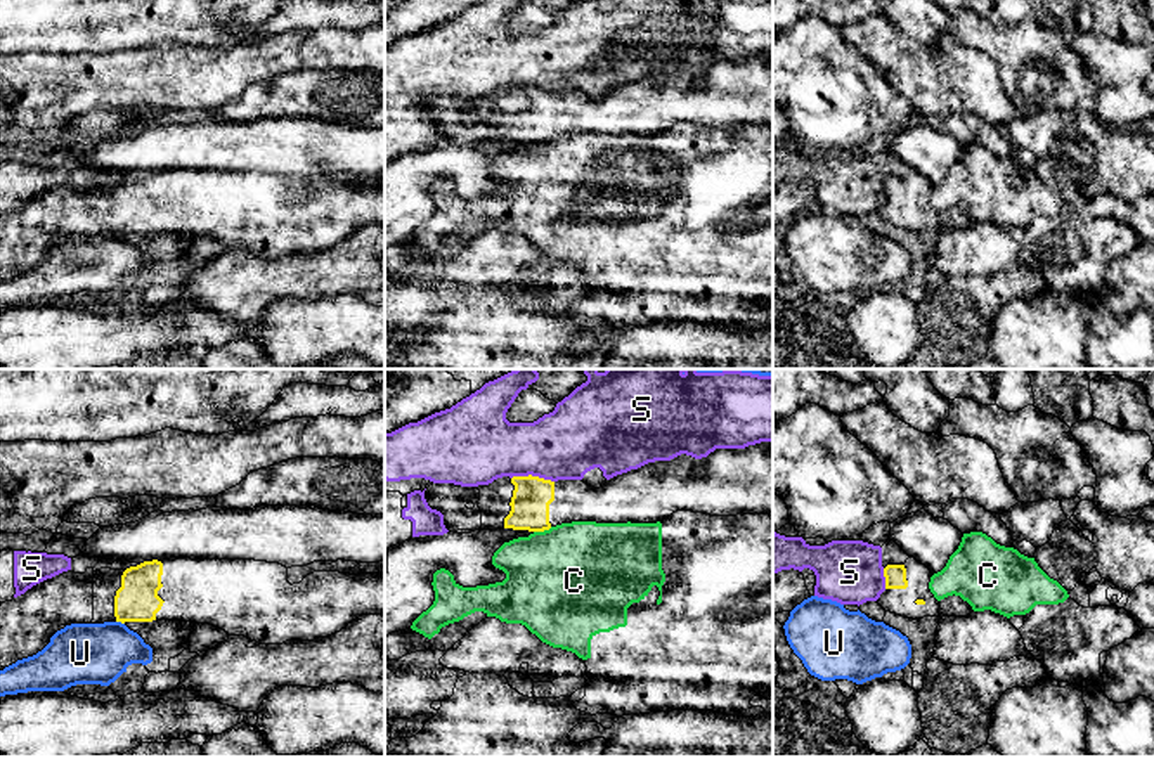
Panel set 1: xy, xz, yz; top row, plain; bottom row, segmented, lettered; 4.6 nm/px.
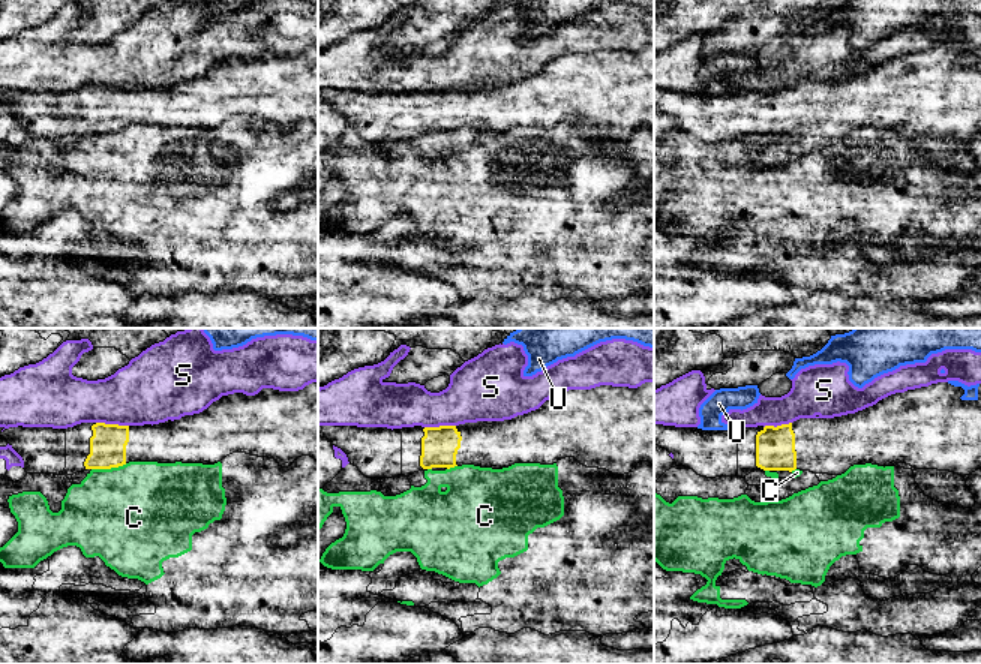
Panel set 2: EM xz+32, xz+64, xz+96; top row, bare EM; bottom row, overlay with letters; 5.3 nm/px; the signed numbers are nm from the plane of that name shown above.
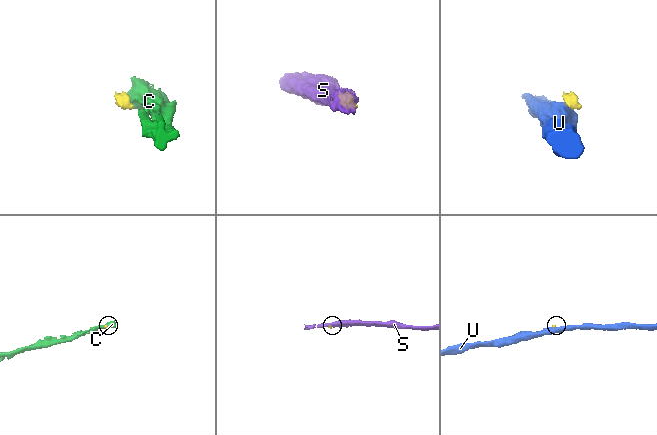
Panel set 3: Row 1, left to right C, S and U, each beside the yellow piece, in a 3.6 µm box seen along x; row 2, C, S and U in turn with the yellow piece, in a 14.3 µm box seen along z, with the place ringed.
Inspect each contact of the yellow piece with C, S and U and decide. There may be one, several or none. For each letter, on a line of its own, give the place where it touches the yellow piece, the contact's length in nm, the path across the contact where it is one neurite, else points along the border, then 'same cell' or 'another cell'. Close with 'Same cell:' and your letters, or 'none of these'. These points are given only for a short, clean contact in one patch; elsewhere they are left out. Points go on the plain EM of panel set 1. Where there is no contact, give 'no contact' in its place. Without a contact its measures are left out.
C: xz (543, 142) | 90 nm | along xz (551, 139), (534, 144) | another cell
S: xz (531, 87) | 200 nm | along xz (512, 89), (538, 87), (553, 94) | another cell
U: xy (120, 232) | 40 nm | along xy (116, 232), (123, 236) | another cell
Same cell: none of these

